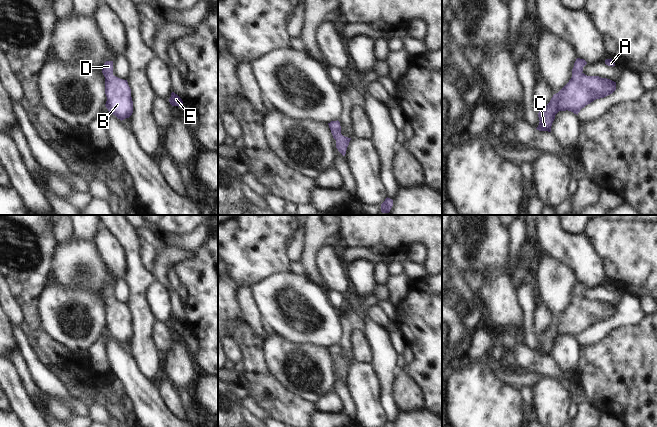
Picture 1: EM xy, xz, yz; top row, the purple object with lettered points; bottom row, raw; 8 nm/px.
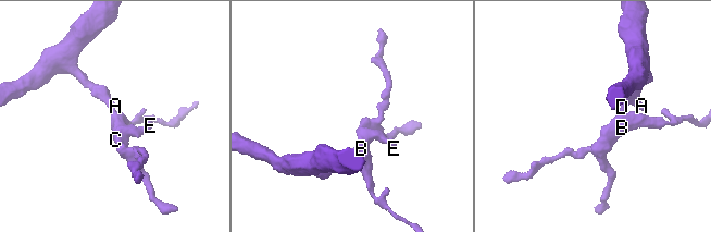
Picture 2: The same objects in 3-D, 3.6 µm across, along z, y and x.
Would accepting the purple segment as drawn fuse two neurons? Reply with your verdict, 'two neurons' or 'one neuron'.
one neuron

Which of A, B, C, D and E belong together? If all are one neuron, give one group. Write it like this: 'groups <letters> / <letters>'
groups A B C D E

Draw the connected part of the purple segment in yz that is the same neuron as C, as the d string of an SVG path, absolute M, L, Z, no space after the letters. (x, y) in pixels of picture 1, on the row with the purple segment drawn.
M576 59L569 82L539 111L540 122L537 130L551 132L555 115L559 111L568 110L578 115L586 105L616 90L616 82L610 79L585 75L583 67L586 64L584 59Z

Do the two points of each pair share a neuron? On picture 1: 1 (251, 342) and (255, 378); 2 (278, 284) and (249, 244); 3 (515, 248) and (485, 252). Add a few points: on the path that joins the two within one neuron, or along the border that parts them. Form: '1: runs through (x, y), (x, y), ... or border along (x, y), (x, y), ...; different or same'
1: runs through (252, 351), (252, 369); same
2: border along (289, 269), (275, 272), (250, 285); different
3: border along (507, 230), (509, 271); different

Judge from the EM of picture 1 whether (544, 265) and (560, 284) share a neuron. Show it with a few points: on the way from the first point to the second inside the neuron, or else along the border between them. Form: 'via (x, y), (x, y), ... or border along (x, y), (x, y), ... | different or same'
via (547, 270), (555, 279) | same

